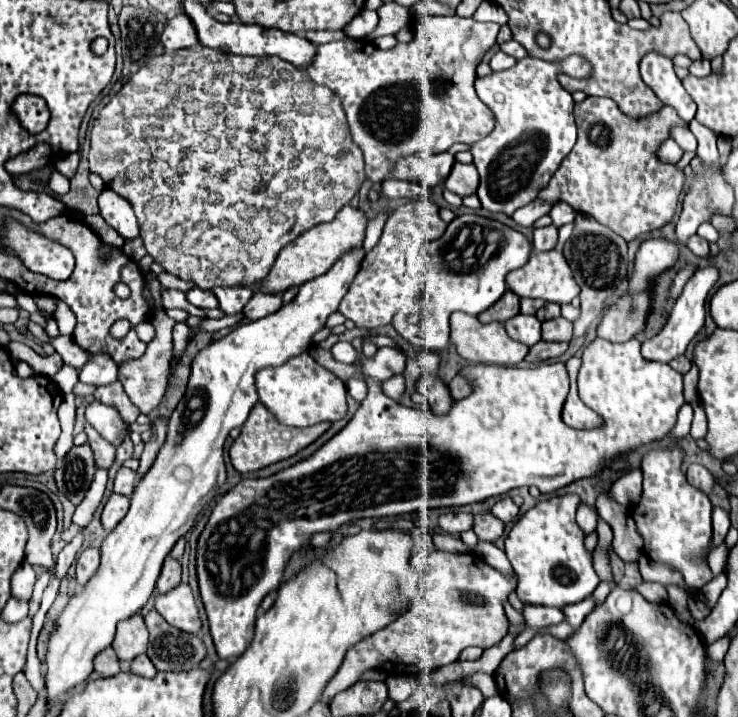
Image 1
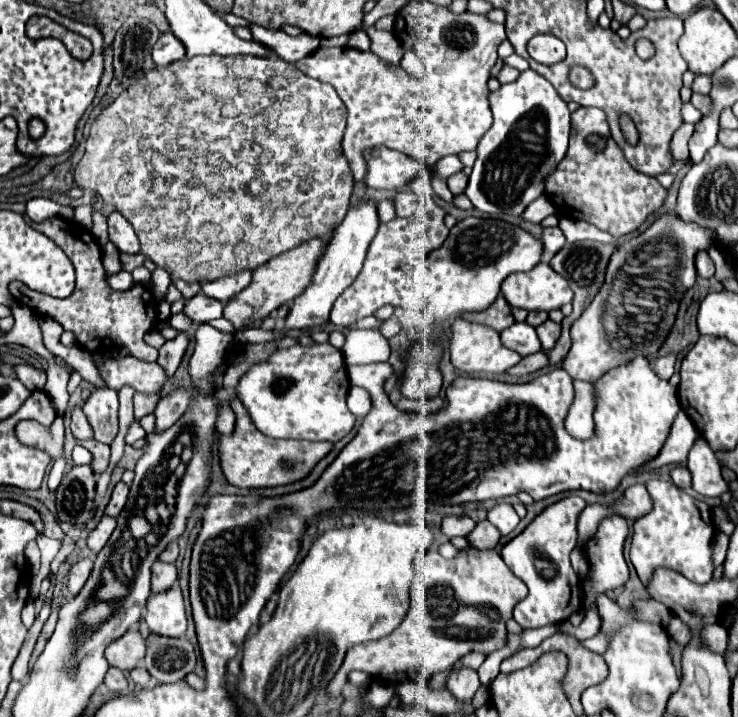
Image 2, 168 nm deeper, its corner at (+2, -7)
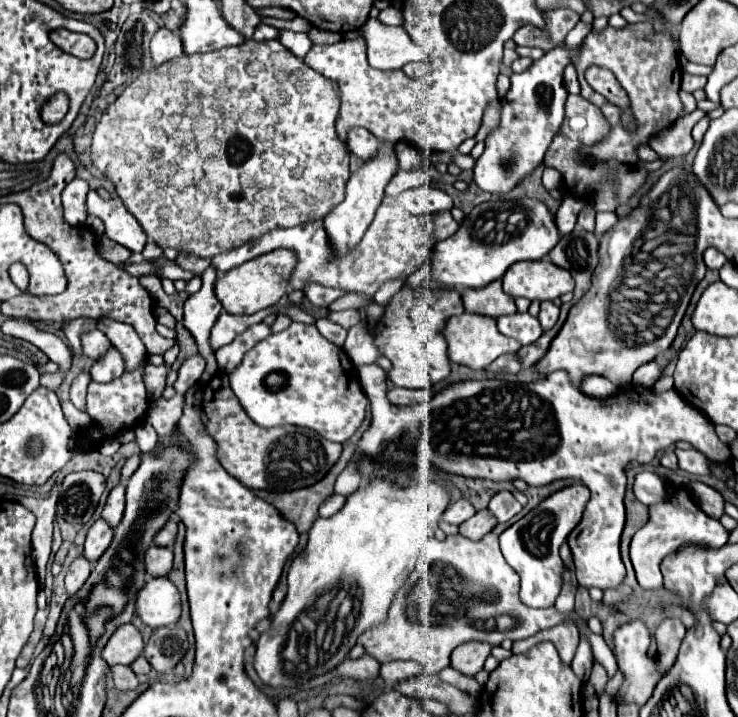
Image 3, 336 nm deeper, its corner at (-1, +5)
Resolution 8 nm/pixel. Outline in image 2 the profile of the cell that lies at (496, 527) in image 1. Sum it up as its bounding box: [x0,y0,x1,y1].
[466,520,500,550]

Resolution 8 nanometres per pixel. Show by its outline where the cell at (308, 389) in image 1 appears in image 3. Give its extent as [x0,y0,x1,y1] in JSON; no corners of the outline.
[229,322,369,442]

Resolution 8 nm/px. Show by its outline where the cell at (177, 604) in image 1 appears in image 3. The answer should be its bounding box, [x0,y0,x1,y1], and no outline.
[137,578,181,628]

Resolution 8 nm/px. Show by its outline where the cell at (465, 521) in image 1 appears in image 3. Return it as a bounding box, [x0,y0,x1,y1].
[443,498,477,524]

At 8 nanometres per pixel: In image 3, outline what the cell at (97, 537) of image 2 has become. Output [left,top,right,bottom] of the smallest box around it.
[83,518,113,562]

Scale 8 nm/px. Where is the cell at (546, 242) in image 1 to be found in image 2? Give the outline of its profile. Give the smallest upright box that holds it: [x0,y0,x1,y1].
[542,226,566,262]

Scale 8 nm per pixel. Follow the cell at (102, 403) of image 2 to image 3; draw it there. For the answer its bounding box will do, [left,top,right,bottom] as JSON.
[91,348,125,382]

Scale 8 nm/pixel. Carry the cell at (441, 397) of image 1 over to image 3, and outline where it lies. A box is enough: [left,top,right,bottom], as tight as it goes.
[377,288,465,390]

